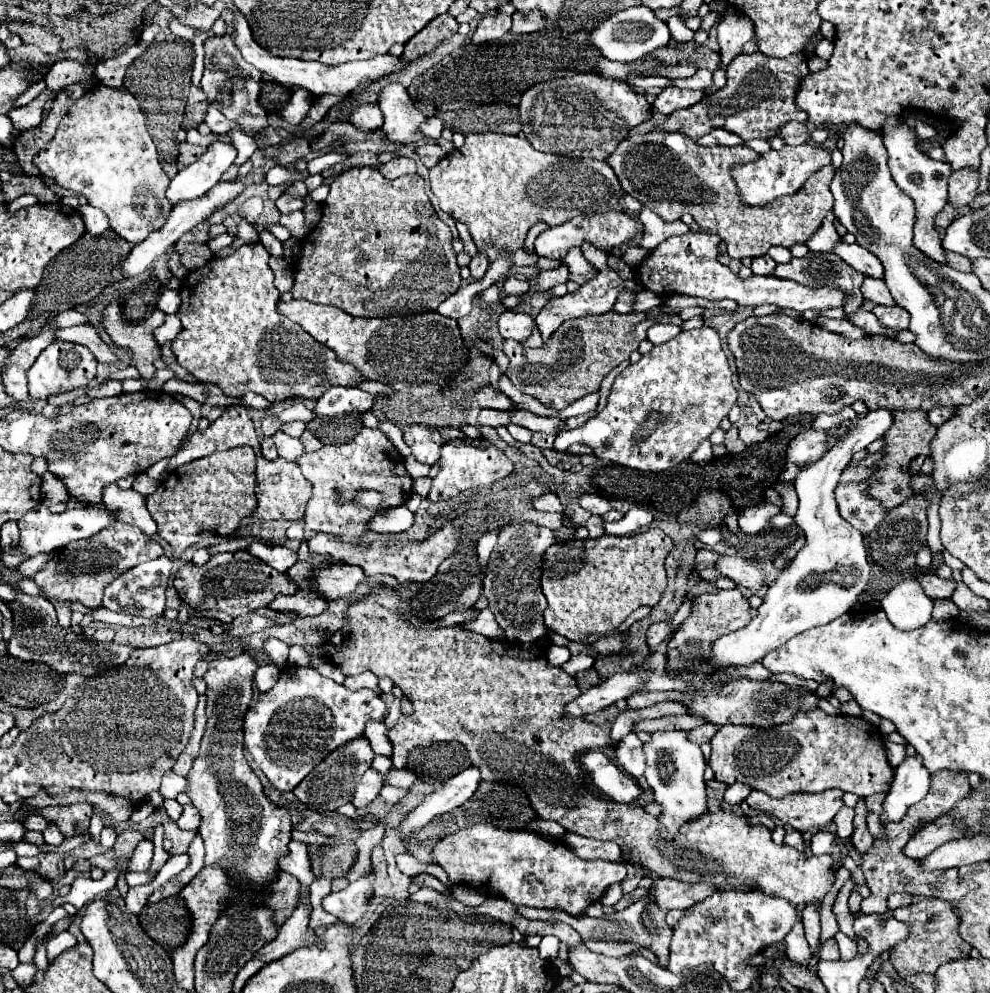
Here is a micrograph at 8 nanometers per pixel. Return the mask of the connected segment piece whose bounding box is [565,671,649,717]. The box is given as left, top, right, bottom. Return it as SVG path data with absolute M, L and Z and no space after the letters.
M633 671L633 673L611 675L603 685L591 687L585 693L581 693L577 699L569 701L565 705L565 715L581 717L581 715L601 711L601 709L613 705L615 701L633 695L647 675L649 675L649 671L639 671L639 673Z

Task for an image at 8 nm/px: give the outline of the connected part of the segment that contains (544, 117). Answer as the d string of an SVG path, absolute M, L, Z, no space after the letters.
M575 73L529 87L521 95L519 117L521 131L535 149L563 157L593 157L605 161L633 127L651 119L651 105L645 95L633 91L623 81L605 79L595 73Z

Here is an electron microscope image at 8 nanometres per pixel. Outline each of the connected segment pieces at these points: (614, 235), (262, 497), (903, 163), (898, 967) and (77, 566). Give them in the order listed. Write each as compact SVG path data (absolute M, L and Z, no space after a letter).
M609 211L607 215L593 215L589 219L571 219L569 223L563 223L559 227L549 227L545 229L537 239L535 239L535 253L539 257L547 257L547 259L559 259L563 261L565 255L569 253L571 247L581 247L583 243L591 243L593 247L611 253L613 249L619 249L621 245L629 243L631 239L635 239L637 235L643 233L643 223L637 219L631 219L625 213L615 213Z
M259 453L255 477L257 477L257 487L255 487L257 505L249 517L241 519L241 523L237 525L237 533L239 533L239 529L251 529L251 527L267 523L267 521L279 521L279 519L299 521L299 519L303 519L303 511L305 511L305 503L309 501L311 487L309 487L309 481L303 479L299 467L293 461L285 461L281 457L275 461L267 461Z
M891 117L887 119L887 123L883 125L883 143L887 147L889 153L889 167L891 167L891 175L895 179L895 183L899 185L901 191L905 191L913 201L915 201L915 237L913 237L913 247L917 247L923 255L927 255L929 259L937 261L937 263L947 263L945 259L945 251L941 247L941 237L935 231L933 219L935 215L943 209L943 205L947 203L947 179L951 175L951 167L945 161L935 161L925 157L919 149L917 149L917 137L915 133L899 123L899 117Z
M921 899L917 903L911 903L909 907L895 909L893 917L909 925L909 935L905 941L901 941L897 947L891 949L889 959L893 969L899 977L909 977L917 973L935 973L939 965L963 959L969 955L971 945L965 943L959 935L959 919L953 907L941 899Z
M113 523L111 527L105 527L97 535L71 543L65 551L61 553L75 553L67 555L69 559L63 559L65 555L55 555L47 561L43 571L35 575L35 583L45 591L45 595L55 603L57 609L57 623L61 627L71 625L71 609L65 605L67 601L77 601L87 607L101 607L103 591L105 587L117 579L117 575L129 571L131 567L143 563L145 559L157 559L163 555L163 549L153 537L141 533L137 527L127 525L127 523Z

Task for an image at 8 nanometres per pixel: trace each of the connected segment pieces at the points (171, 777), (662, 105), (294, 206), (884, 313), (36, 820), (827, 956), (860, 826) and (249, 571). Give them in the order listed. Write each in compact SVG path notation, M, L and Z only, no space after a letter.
M167 771L165 779L163 779L163 783L161 783L159 793L161 793L165 799L175 799L179 793L185 793L187 783L189 783L187 777L179 777L179 775L175 775L173 771Z
M665 87L663 93L659 93L655 97L653 109L663 113L663 115L671 115L673 111L679 109L687 109L695 103L699 103L703 99L703 91L691 91L691 89L677 89L677 87Z
M281 195L275 201L275 205L281 213L293 213L293 211L299 211L299 209L305 207L305 199L303 197L293 197L293 195Z
M875 305L873 309L875 317L879 319L879 323L887 329L893 329L893 331L901 331L901 329L907 329L909 325L909 313L897 305L893 307L885 307L885 305Z
M29 815L27 819L25 819L25 829L33 829L33 831L45 831L47 827L49 827L49 821L45 819L45 817L41 817L41 815Z
M827 939L821 949L819 949L819 959L821 961L837 961L839 959L839 949L837 949L837 943L835 939Z
M859 799L857 807L855 807L855 831L853 831L853 837L851 837L851 843L853 847L859 851L859 853L865 853L865 851L871 851L873 847L873 839L871 839L871 833L867 831L867 811L865 811L865 799Z
M249 551L217 553L201 567L185 563L177 571L173 585L177 589L177 595L191 609L219 609L231 613L233 617L251 613L259 607L269 607L277 595L293 595L297 591L297 585L285 573L275 571Z

